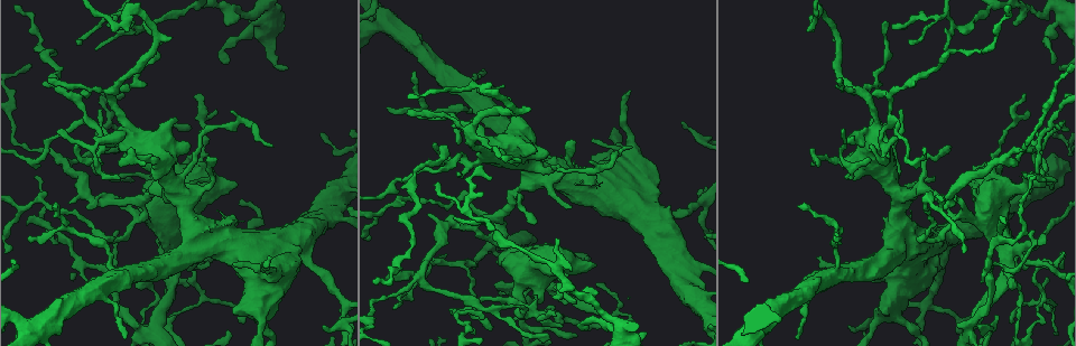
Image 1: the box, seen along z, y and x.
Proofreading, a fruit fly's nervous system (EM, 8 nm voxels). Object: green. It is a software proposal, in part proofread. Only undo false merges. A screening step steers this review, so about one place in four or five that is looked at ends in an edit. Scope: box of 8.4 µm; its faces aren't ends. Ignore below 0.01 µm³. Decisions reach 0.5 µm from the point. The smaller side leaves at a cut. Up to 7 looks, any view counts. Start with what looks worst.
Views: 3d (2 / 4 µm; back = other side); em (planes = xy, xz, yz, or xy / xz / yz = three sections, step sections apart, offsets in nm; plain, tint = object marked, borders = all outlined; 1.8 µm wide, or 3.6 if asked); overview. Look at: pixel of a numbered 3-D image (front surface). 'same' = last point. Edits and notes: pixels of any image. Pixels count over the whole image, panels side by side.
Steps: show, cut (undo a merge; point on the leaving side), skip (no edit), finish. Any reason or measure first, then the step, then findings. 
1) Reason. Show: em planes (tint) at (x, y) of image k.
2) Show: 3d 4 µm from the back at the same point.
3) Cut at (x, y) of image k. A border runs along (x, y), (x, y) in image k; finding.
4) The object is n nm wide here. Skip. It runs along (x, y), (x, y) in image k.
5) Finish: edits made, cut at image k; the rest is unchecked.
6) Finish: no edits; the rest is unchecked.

Narrows sharply. Show: em planes (plain) at (969, 330) of image 1.

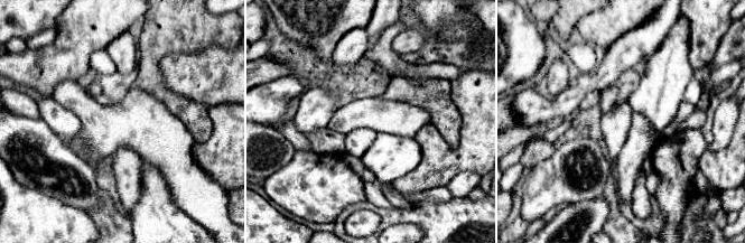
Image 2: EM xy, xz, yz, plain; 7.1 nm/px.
See the neighbours. Show: em planes (borders) at the same point.

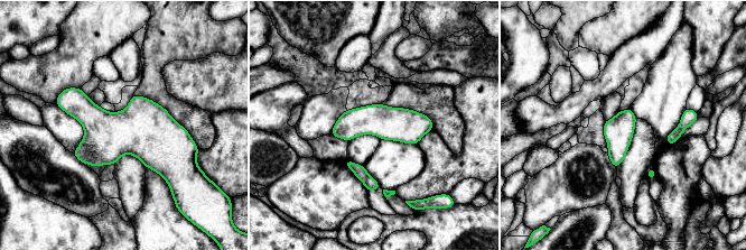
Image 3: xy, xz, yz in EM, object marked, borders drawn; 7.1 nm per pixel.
Skip. It runs along (430, 124), (350, 124), (334, 132) in image 3; continuous, no second neuron.

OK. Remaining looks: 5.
Abrupt turn. Show: 3d 4 µm at (203, 261) of image 1.

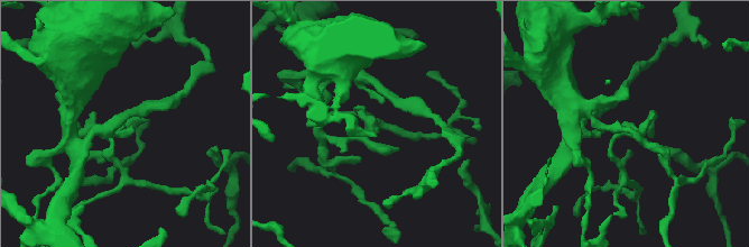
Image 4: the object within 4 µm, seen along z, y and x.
Now the EM. Show: em planes (borders) at (371, 128) of image 4.

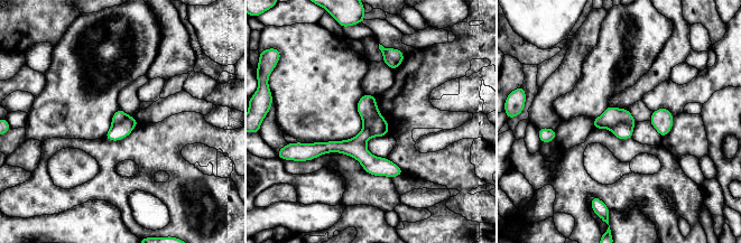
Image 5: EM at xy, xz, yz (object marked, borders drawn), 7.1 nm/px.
Cut at (611, 117) of image 5. A second neuron is stuck on.

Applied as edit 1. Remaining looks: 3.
Thick turns thin. Show: em yz step 16 (tint) at (418, 275) of image 1.

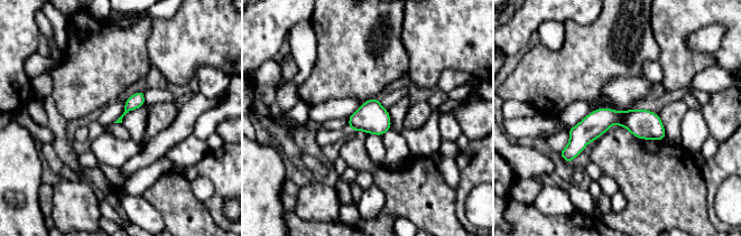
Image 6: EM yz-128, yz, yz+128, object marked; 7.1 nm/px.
The object is 50 nm wide here. Skip. One neuron here.

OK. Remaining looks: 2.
Finish: edits made, cut at image 5; the rest is unchecked.

